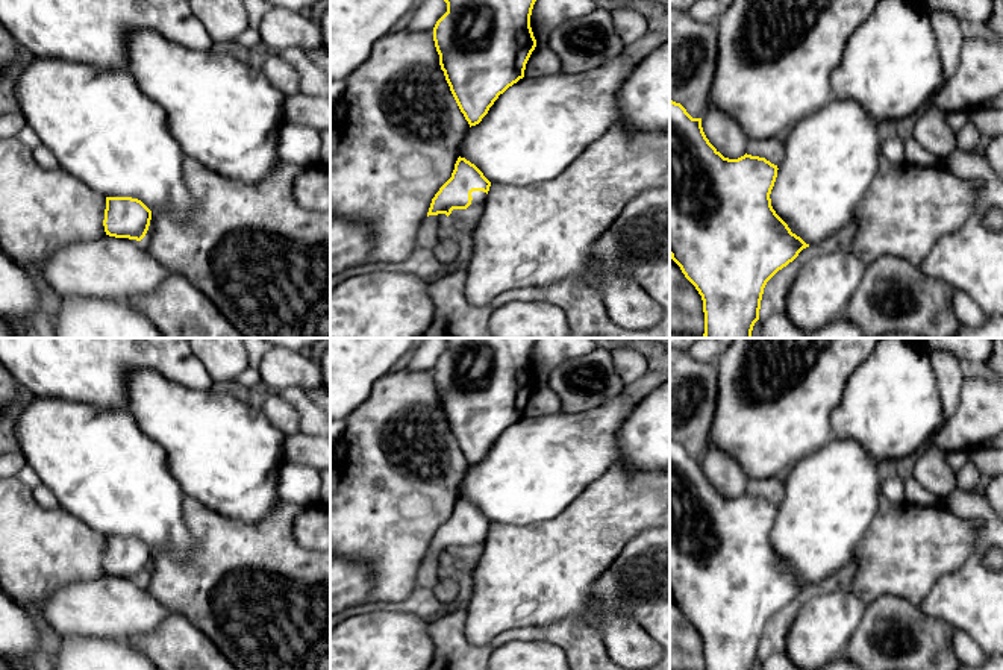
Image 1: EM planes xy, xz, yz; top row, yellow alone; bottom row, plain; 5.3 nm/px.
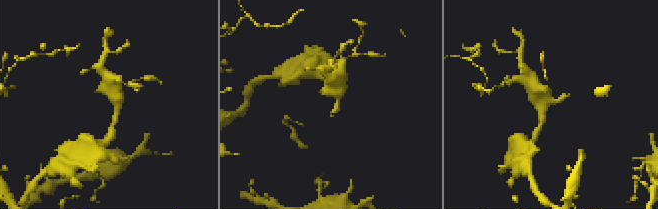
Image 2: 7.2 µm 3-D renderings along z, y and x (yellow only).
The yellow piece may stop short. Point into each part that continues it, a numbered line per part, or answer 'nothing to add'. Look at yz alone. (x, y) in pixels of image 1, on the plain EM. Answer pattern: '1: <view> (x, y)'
nothing to add

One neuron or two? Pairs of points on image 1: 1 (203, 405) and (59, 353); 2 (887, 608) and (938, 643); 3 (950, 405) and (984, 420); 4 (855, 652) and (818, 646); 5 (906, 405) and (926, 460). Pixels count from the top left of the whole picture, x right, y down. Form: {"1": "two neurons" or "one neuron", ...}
{"1": "two neurons", "2": "one neuron", "3": "two neurons", "4": "two neurons", "5": "two neurons"}

